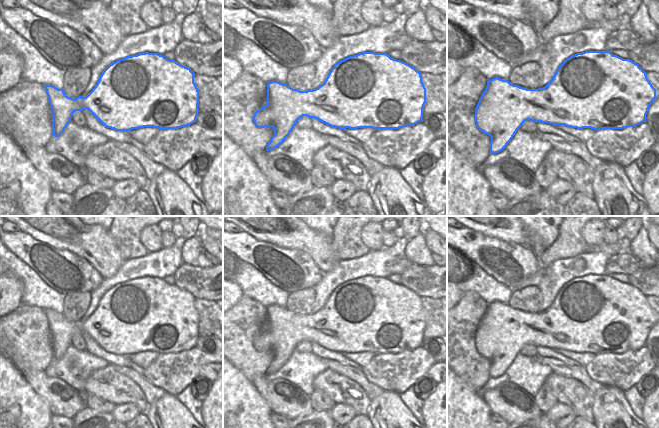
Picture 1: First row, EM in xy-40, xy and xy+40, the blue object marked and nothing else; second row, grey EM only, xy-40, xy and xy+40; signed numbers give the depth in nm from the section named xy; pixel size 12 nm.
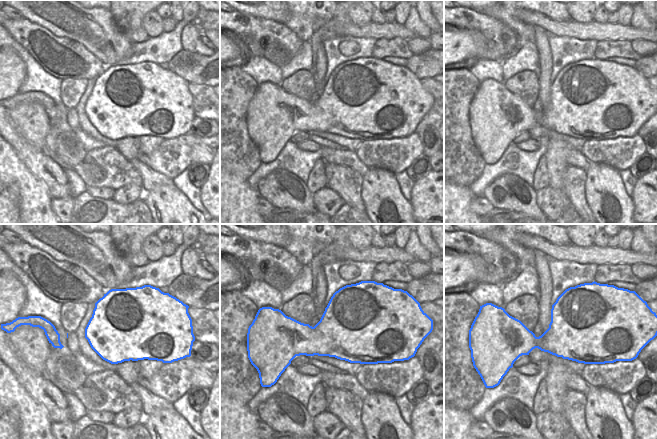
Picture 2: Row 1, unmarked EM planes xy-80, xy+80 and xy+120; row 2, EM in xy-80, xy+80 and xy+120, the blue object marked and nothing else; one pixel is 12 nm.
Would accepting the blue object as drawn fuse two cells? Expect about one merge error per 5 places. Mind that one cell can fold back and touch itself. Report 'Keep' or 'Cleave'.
Keep.

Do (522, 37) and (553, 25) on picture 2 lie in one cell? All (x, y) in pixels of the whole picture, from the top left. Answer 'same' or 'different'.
same

